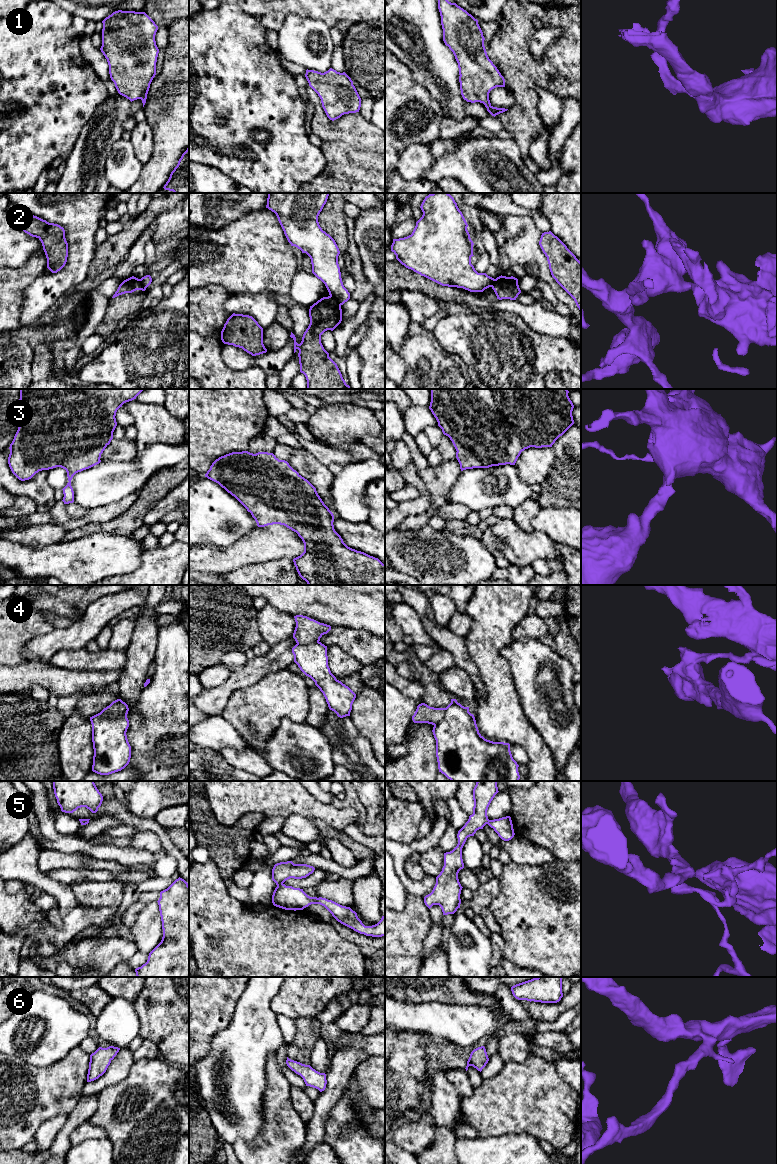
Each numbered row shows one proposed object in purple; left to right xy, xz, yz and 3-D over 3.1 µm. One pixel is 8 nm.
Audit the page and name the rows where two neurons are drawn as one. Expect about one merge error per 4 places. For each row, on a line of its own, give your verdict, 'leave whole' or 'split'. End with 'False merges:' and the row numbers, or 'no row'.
1: leave whole
2: split
3: leave whole
4: leave whole
5: split
6: leave whole
False merges: 2, 5

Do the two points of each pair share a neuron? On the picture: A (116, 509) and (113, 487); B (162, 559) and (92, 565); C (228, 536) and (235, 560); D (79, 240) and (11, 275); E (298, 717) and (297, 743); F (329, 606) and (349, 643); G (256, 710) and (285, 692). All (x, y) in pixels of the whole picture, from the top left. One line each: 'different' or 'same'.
A: different
B: different
C: different
D: different
E: different
F: different
G: same

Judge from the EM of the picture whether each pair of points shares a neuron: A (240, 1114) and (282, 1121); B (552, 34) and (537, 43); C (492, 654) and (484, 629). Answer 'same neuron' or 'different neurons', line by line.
A: different neurons
B: same neuron
C: same neuron

